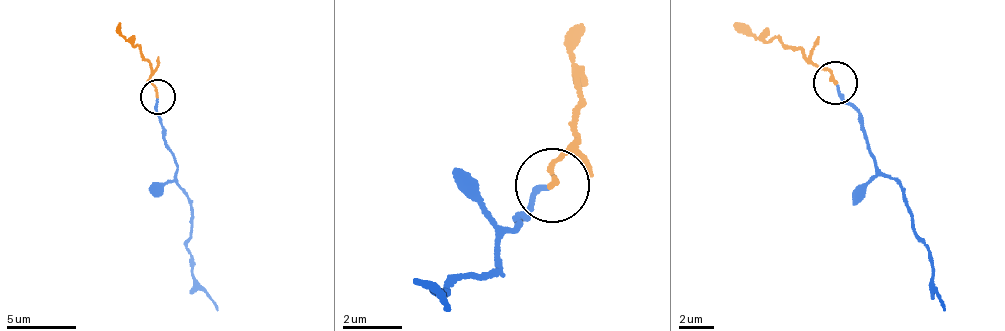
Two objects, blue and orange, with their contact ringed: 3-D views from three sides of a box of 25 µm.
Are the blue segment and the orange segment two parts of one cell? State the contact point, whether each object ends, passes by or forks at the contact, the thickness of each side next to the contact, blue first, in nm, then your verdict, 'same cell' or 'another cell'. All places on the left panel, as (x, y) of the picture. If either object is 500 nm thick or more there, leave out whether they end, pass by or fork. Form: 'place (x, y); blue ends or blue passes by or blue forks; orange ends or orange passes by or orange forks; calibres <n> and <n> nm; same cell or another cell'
place (158, 96); blue ends; orange ends; calibres 170 and 160 nm; another cell

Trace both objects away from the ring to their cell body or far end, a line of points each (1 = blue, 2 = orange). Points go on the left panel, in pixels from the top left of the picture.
1: (159, 97), (163, 142), (182, 193), (191, 204), (190, 236), (187, 245), (192, 284), (218, 309)
2: (159, 97), (149, 82), (147, 60), (120, 34), (120, 21)

